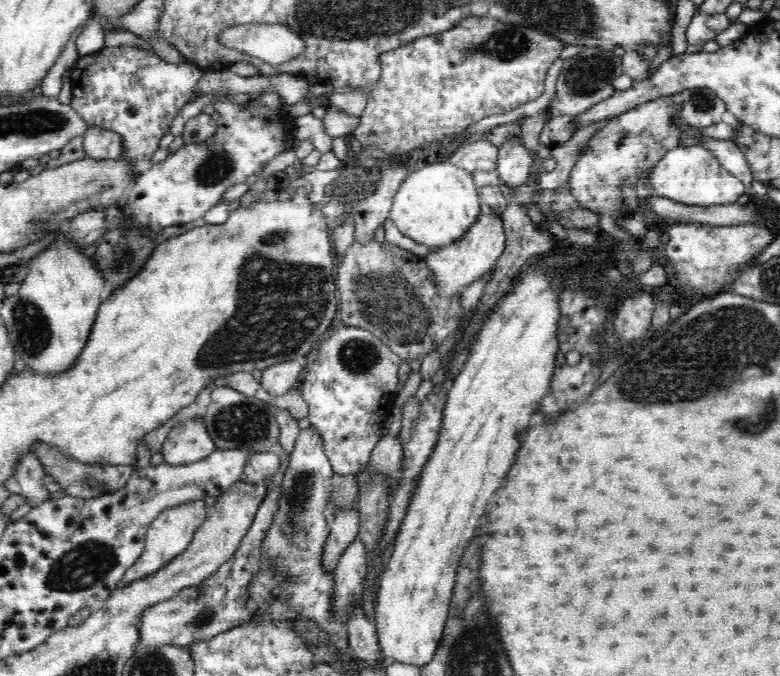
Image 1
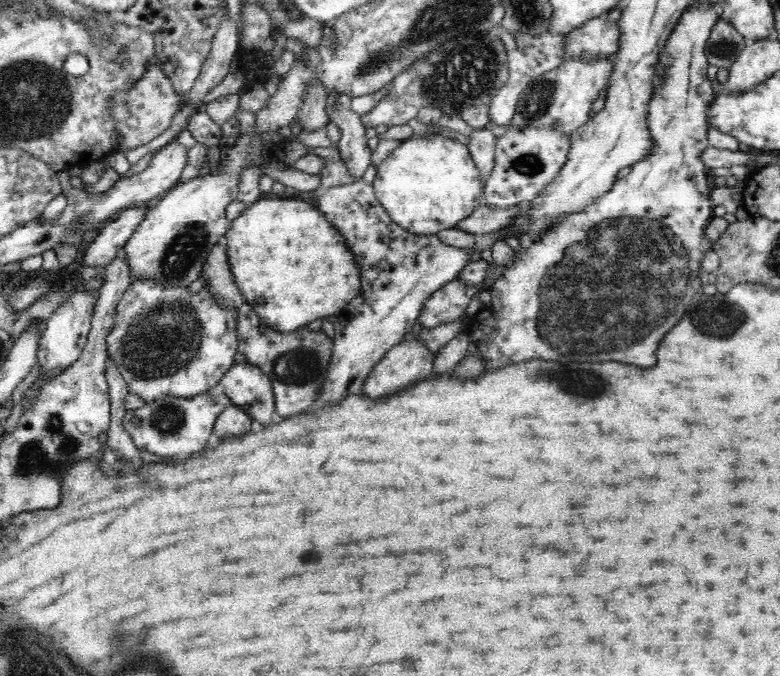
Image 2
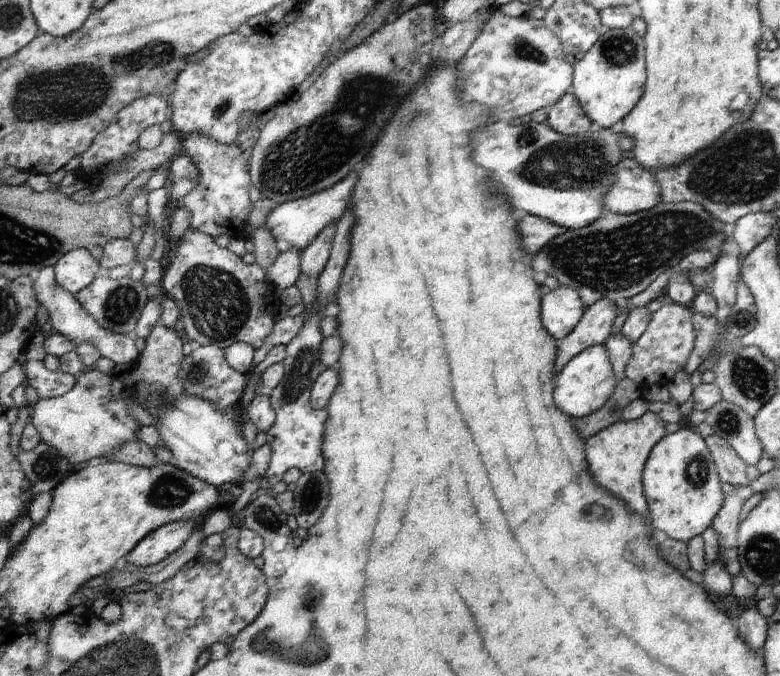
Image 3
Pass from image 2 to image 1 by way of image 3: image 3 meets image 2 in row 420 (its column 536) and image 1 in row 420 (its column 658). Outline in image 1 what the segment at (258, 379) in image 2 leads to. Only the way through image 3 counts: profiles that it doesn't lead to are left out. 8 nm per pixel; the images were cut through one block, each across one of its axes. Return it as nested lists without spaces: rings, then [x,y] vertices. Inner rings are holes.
[[[216,388],[212,392],[212,402],[204,416],[204,426],[208,428],[218,450],[248,450],[248,452],[270,452],[280,450],[280,428],[274,420],[276,416],[270,410],[270,404],[258,398],[244,396],[234,388]]]

